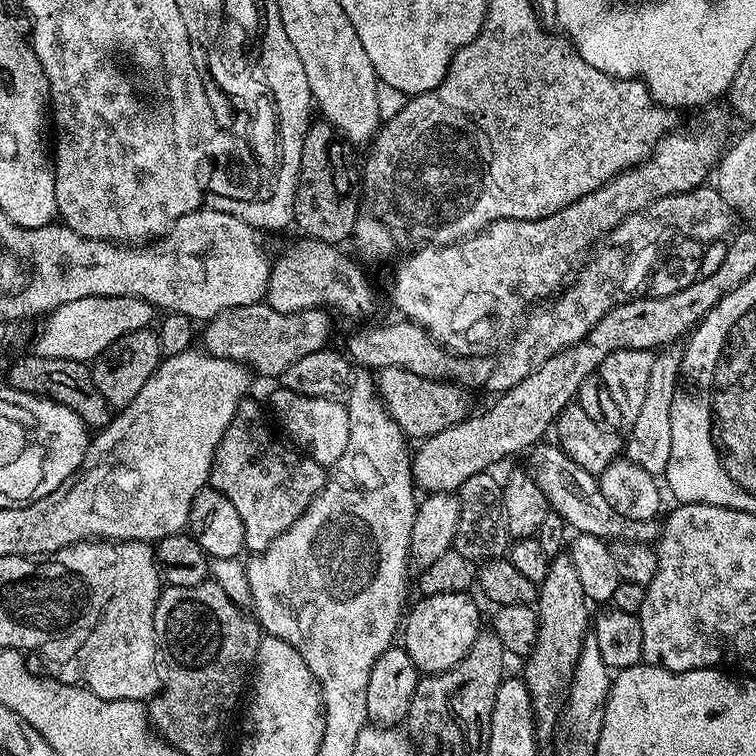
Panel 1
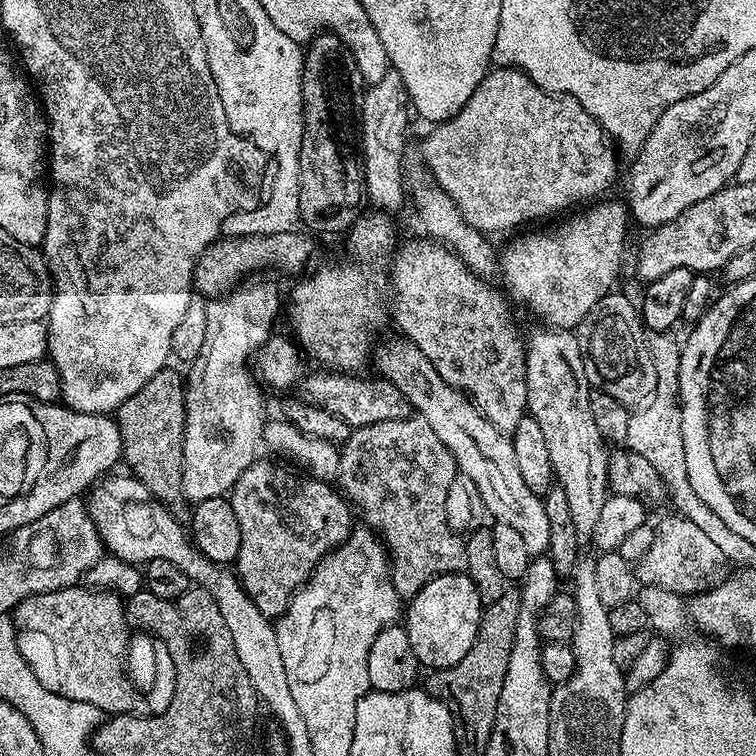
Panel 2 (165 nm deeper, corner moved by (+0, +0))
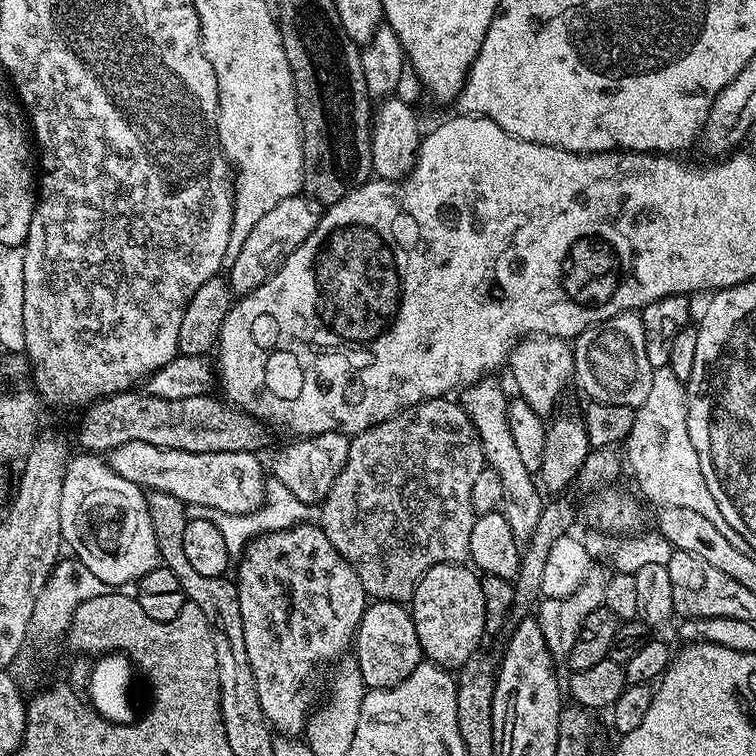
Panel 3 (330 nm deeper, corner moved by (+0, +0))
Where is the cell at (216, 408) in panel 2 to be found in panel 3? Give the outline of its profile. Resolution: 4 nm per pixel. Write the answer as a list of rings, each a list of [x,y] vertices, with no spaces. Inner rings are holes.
[[[301,194],[282,198],[274,210],[266,210],[266,214],[250,230],[246,242],[242,242],[242,250],[238,250],[238,258],[227,265],[226,279],[237,297],[245,296],[248,292],[254,291],[259,284],[266,282],[310,238],[312,231],[318,226],[322,215],[321,205],[313,202],[307,195]]]

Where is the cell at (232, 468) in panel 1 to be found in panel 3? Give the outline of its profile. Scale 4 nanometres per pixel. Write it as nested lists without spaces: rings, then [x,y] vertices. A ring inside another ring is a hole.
[[[308,523],[293,524],[290,528],[281,528],[278,532],[269,532],[265,535],[255,537],[239,557],[239,560],[241,559],[240,573],[234,576],[234,583],[238,590],[238,606],[242,606],[242,634],[246,634],[246,658],[250,658],[250,670],[254,674],[254,686],[258,690],[260,705],[269,725],[277,733],[289,738],[299,737],[305,731],[309,715],[317,703],[315,680],[316,675],[320,672],[320,668],[316,664],[322,663],[323,660],[334,659],[333,661],[335,661],[341,655],[339,652],[347,644],[349,647],[353,643],[356,628],[360,624],[364,609],[370,603],[370,597],[365,592],[362,582],[354,570],[354,566],[350,566],[350,562],[346,562],[346,558],[342,558],[342,554],[338,554],[338,550],[334,550],[334,546],[330,546],[330,538],[326,538],[323,528],[317,526],[315,523],[312,523],[313,525]]]

